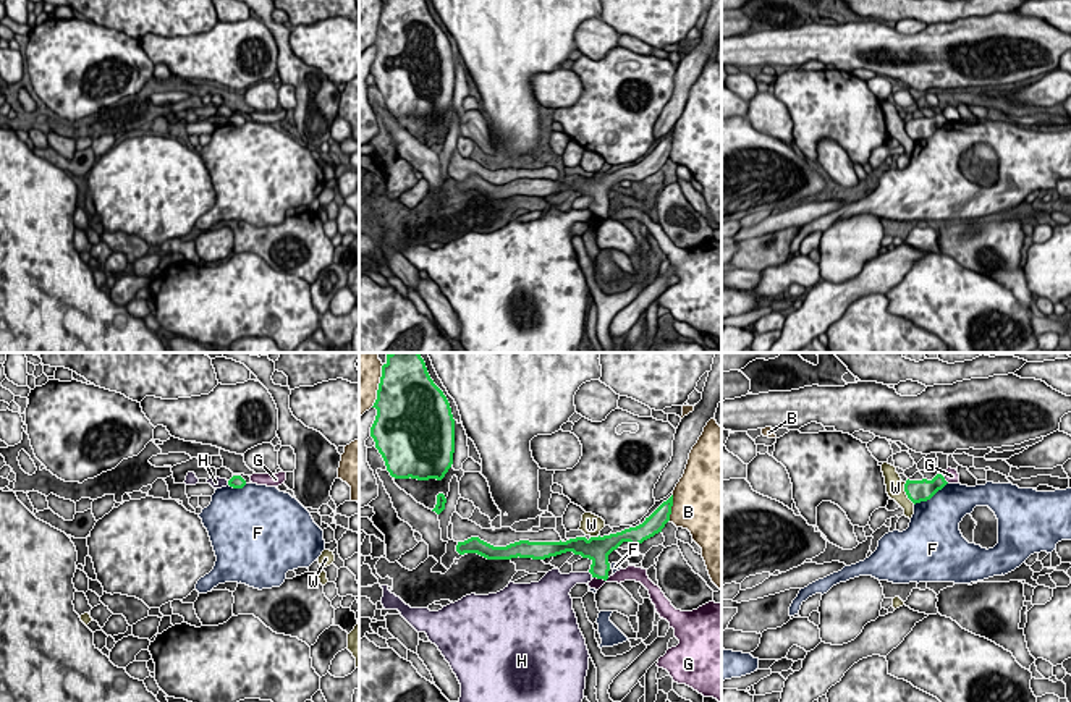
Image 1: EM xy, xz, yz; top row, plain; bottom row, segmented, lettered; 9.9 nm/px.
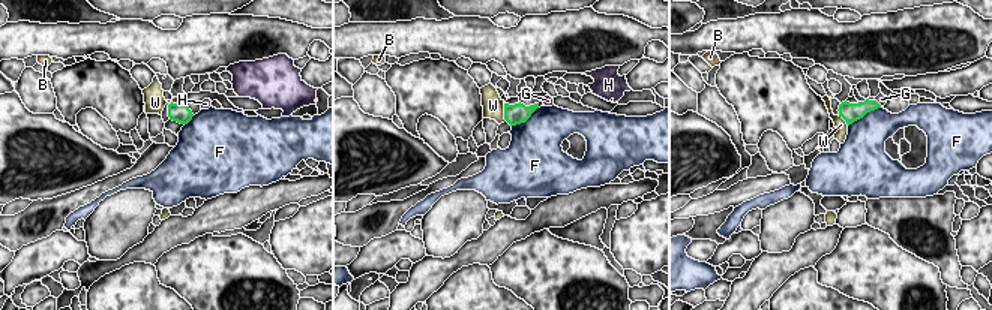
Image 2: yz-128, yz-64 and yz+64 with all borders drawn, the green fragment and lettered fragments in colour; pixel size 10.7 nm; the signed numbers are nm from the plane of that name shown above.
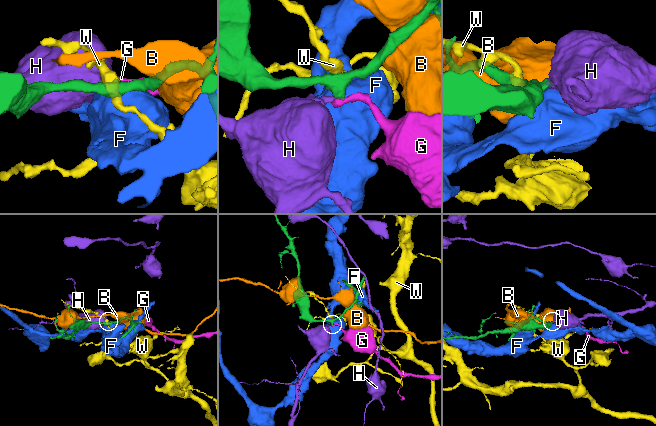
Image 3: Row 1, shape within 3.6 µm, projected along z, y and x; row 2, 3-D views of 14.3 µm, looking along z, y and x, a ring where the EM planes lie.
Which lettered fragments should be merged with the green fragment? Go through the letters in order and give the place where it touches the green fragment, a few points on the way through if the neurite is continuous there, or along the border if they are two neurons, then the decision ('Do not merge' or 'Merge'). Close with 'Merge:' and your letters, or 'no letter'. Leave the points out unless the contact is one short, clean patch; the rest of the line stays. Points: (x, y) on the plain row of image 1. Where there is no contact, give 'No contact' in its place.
B: Touches green at xz (670, 146). Do not merge
F: Touches green at yz (931, 135). Do not merge
G: Touches green at xz (602, 215). Boundary: xz (594, 214), (609, 215). Do not merge
H: Touches green at xz (591, 211). Boundary: xz (588, 209), (592, 214). Do not merge
W: Touches green at yz (906, 131). Do not merge
Merge: no letter

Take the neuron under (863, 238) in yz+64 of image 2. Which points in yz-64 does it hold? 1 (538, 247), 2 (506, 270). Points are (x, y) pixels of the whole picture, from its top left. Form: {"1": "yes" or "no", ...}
{"1": "yes", "2": "yes"}

